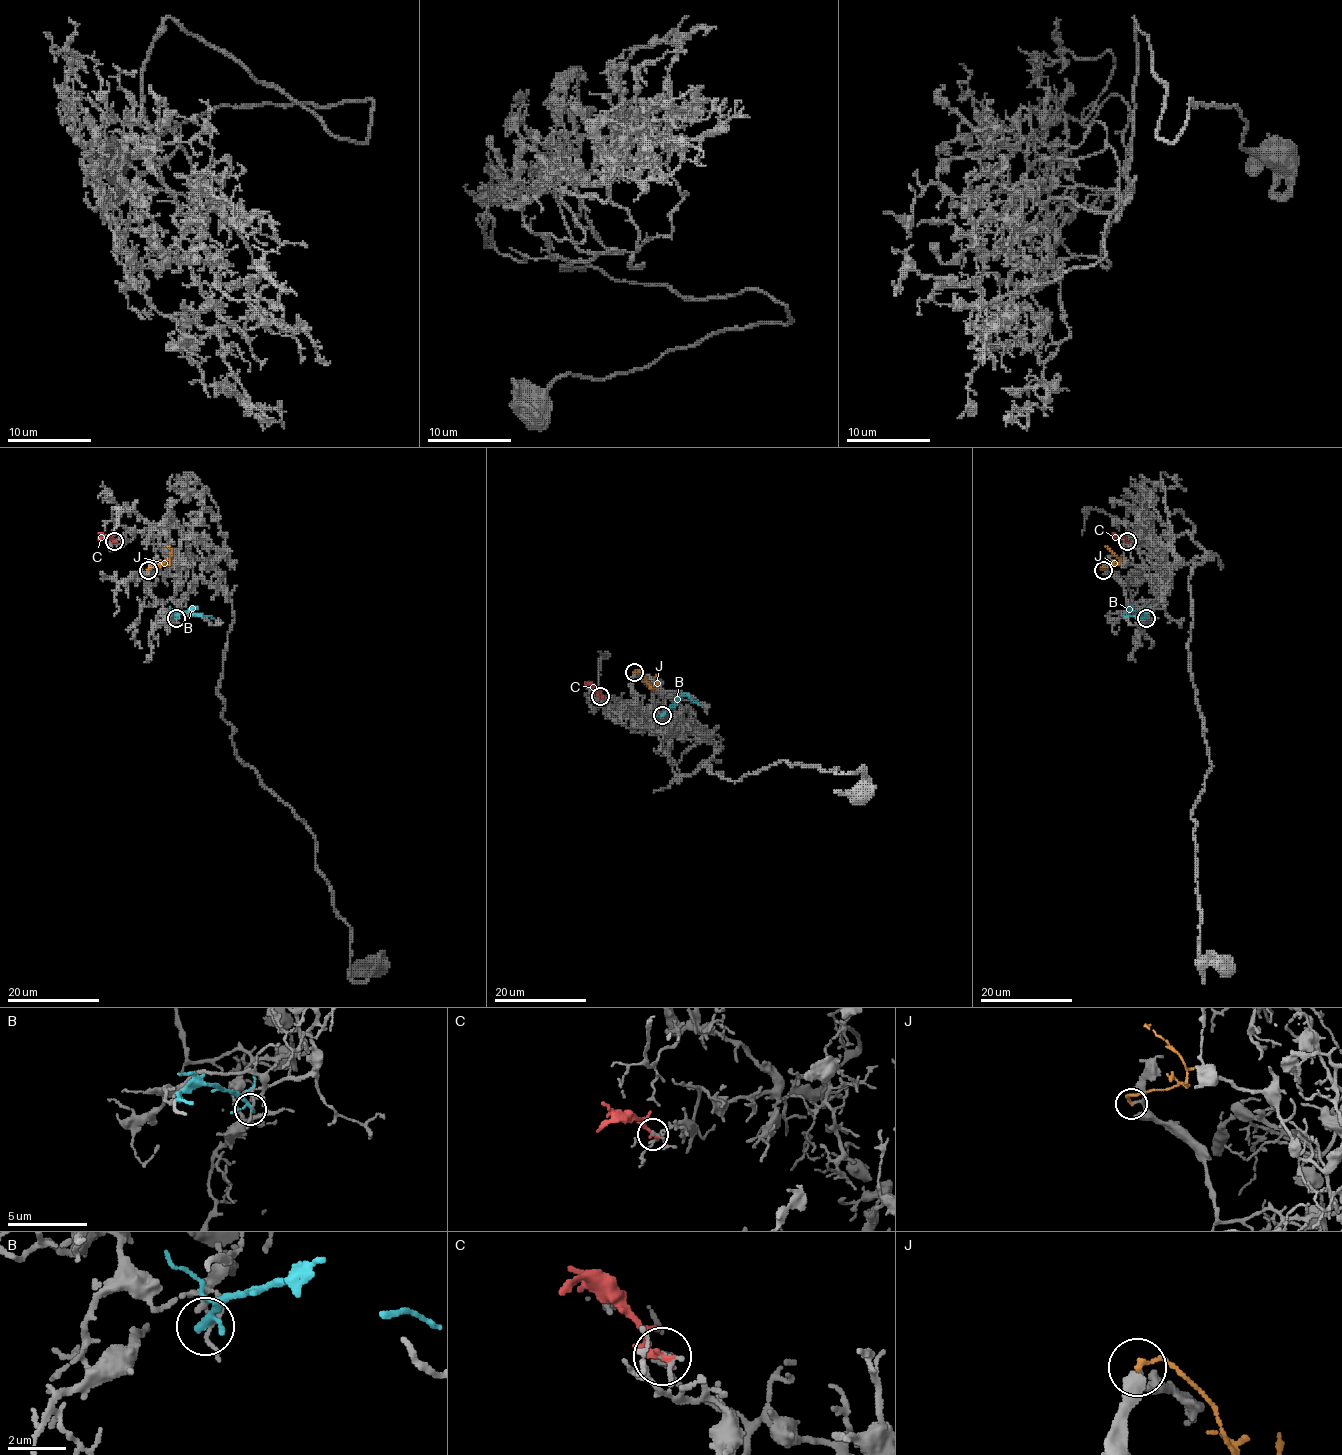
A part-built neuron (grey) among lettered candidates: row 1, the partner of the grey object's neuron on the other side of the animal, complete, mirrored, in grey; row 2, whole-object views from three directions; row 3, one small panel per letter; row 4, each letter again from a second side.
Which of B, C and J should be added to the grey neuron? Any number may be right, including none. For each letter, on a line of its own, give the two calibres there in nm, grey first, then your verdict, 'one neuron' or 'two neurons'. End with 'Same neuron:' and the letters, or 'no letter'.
B: calibres 110 and 180 nm; two neurons
C: calibres 180 and 260 nm; two neurons
J: calibres 130 and 180 nm; two neurons
Same neuron: no letter

